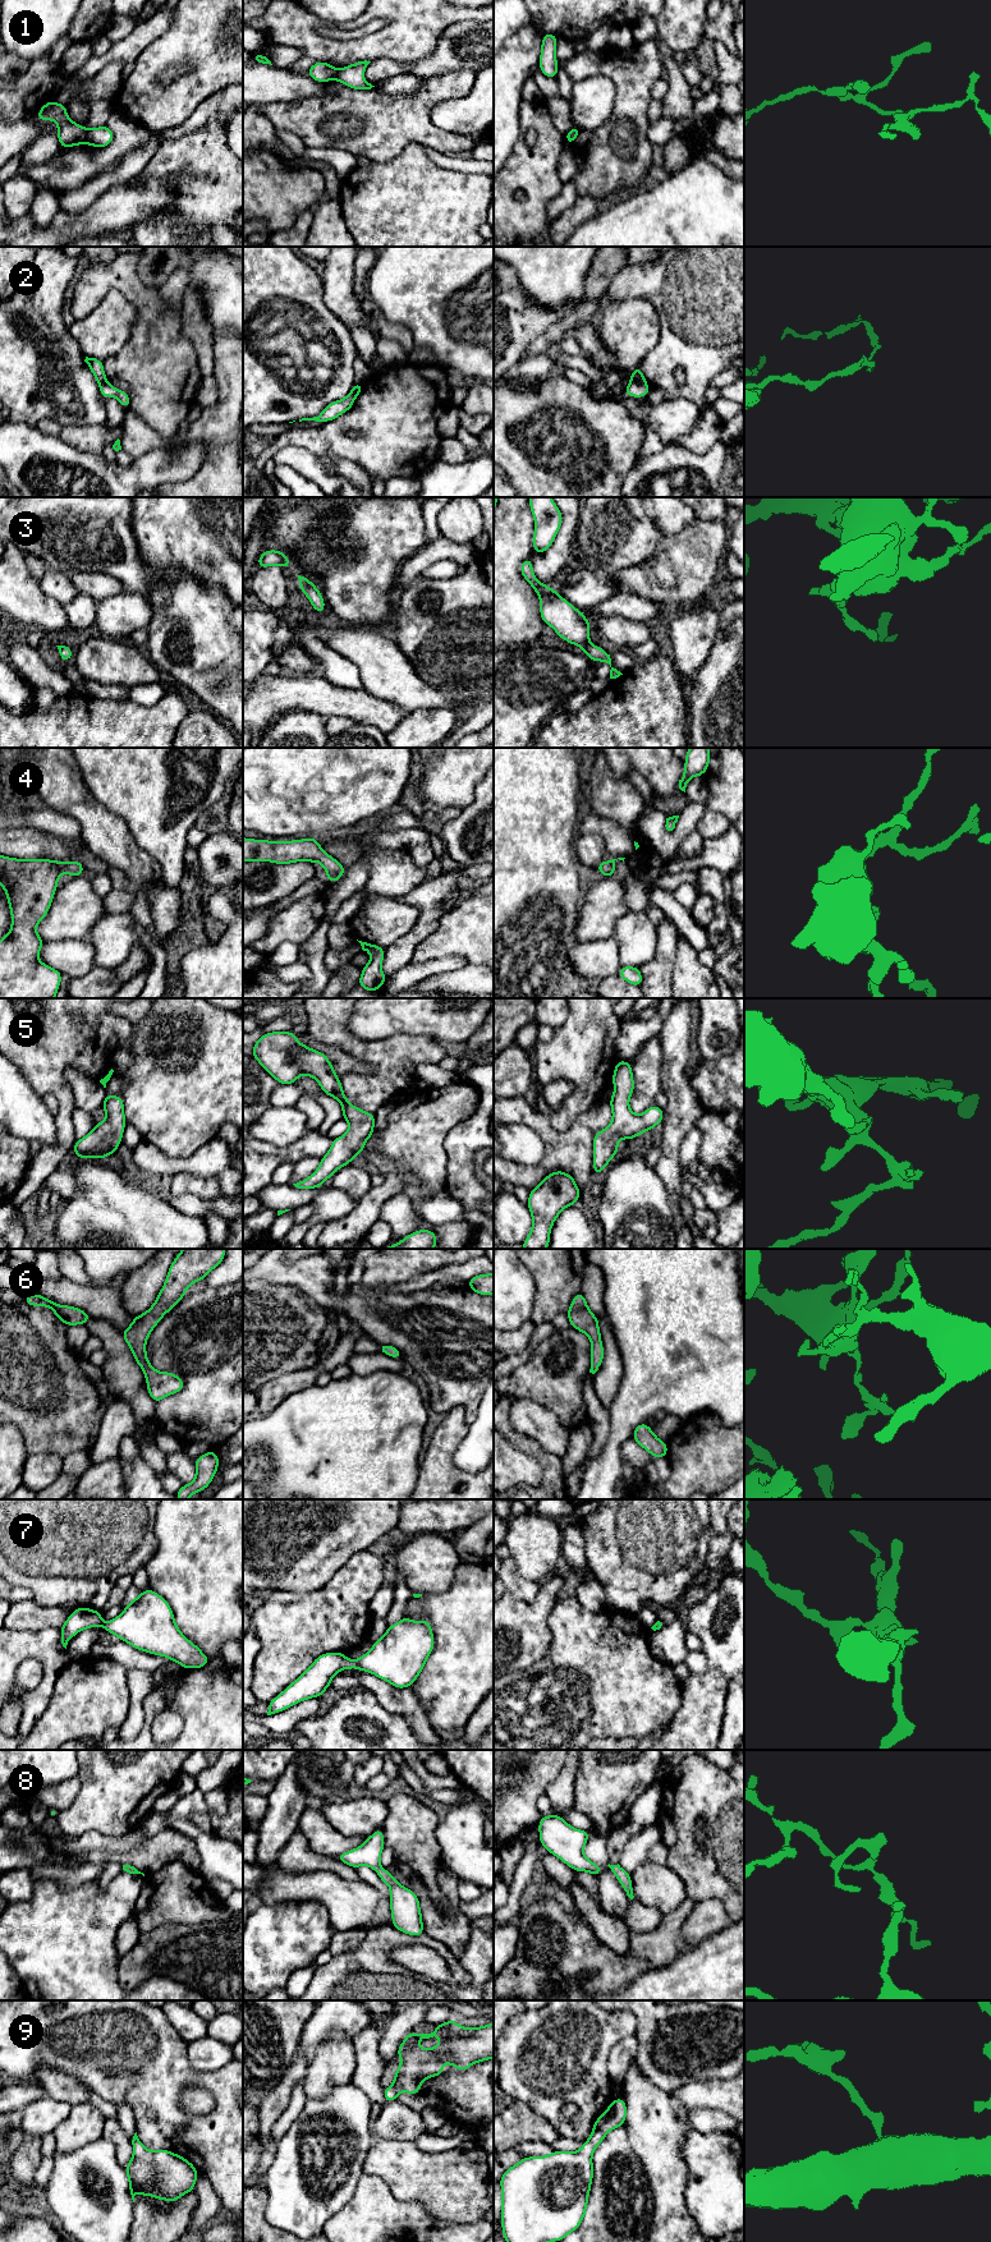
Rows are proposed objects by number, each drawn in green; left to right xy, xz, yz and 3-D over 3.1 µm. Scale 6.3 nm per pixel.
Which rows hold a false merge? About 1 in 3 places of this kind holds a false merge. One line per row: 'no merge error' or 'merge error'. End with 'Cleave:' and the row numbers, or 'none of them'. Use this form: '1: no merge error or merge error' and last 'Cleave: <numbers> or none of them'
1: merge error
2: merge error
3: no merge error
4: no merge error
5: no merge error
6: no merge error
7: no merge error
8: no merge error
9: no merge error
Cleave: 1, 2

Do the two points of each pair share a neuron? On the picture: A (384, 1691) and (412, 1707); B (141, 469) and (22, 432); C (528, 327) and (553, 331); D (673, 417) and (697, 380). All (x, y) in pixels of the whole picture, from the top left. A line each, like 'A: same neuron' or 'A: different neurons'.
A: same neuron
B: same neuron
C: different neurons
D: different neurons

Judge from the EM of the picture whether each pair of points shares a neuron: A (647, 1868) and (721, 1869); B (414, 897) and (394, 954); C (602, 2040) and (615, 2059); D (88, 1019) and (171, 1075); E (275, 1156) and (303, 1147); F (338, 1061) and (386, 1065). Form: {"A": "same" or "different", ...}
{"A": "different", "B": "same", "C": "different", "D": "different", "E": "same", "F": "different"}

